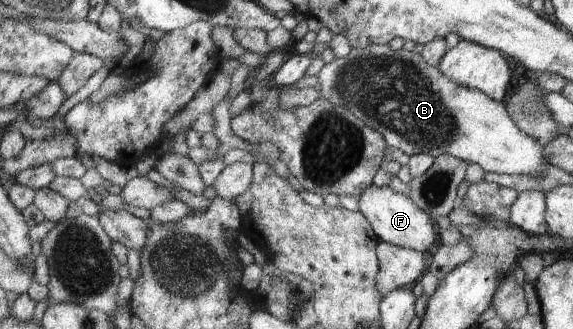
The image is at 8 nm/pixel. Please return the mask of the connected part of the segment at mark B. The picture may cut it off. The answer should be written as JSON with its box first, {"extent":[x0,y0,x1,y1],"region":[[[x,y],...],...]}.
{"extent":[318,44,550,175],"region":[[[376,44],[363,49],[354,48],[347,57],[335,58],[331,63],[326,64],[320,70],[318,79],[320,79],[320,85],[322,85],[320,91],[323,94],[323,98],[332,101],[334,105],[341,105],[345,106],[346,109],[350,109],[350,111],[352,111],[358,119],[362,119],[368,127],[382,133],[391,149],[399,149],[409,157],[418,154],[431,154],[436,159],[440,155],[447,154],[457,159],[468,161],[470,164],[478,164],[487,173],[510,175],[540,175],[540,173],[544,173],[544,171],[548,169],[548,165],[550,165],[550,161],[548,161],[548,157],[546,157],[544,145],[542,145],[536,137],[530,137],[530,135],[524,133],[522,129],[519,129],[519,126],[516,125],[512,119],[511,113],[508,113],[505,103],[491,99],[486,93],[458,85],[456,81],[452,81],[450,77],[446,77],[438,66],[429,65],[424,60],[424,57],[421,57],[418,53],[404,50],[394,51],[394,49],[390,49],[390,45],[387,44]]]}

